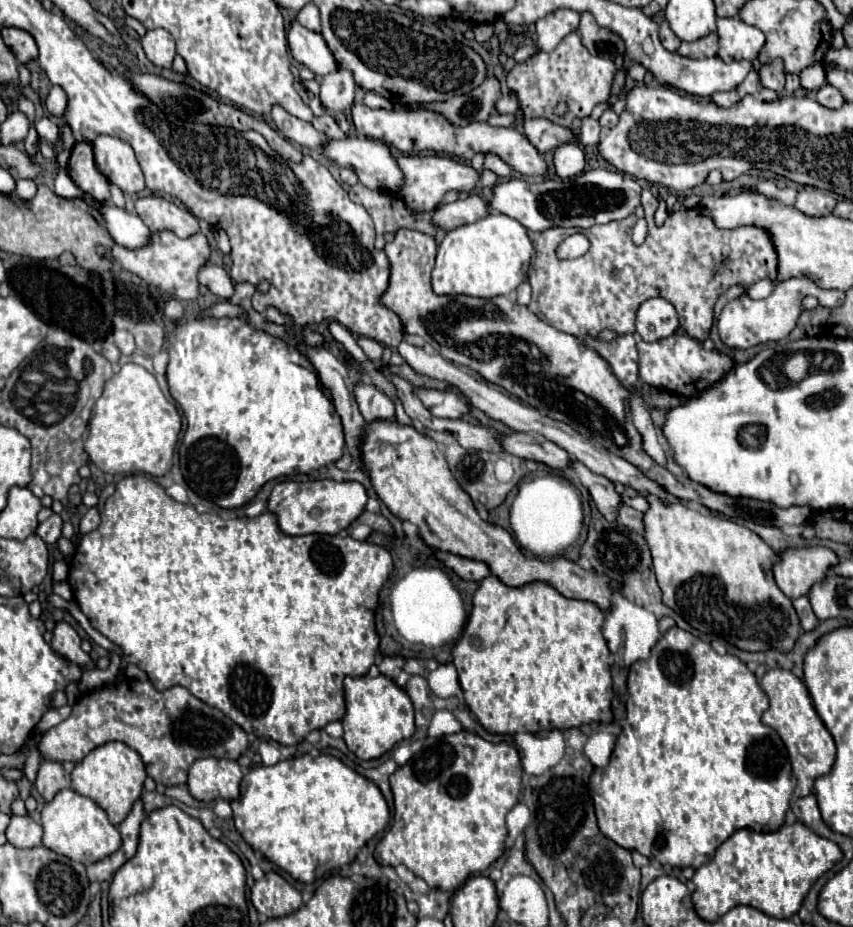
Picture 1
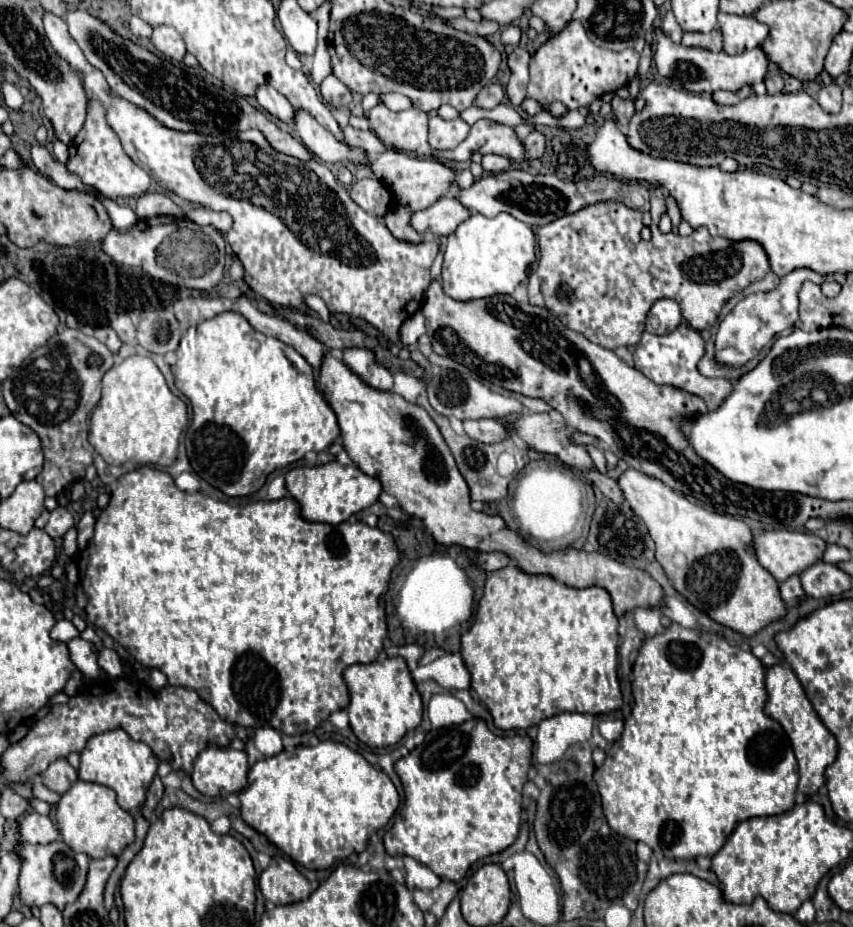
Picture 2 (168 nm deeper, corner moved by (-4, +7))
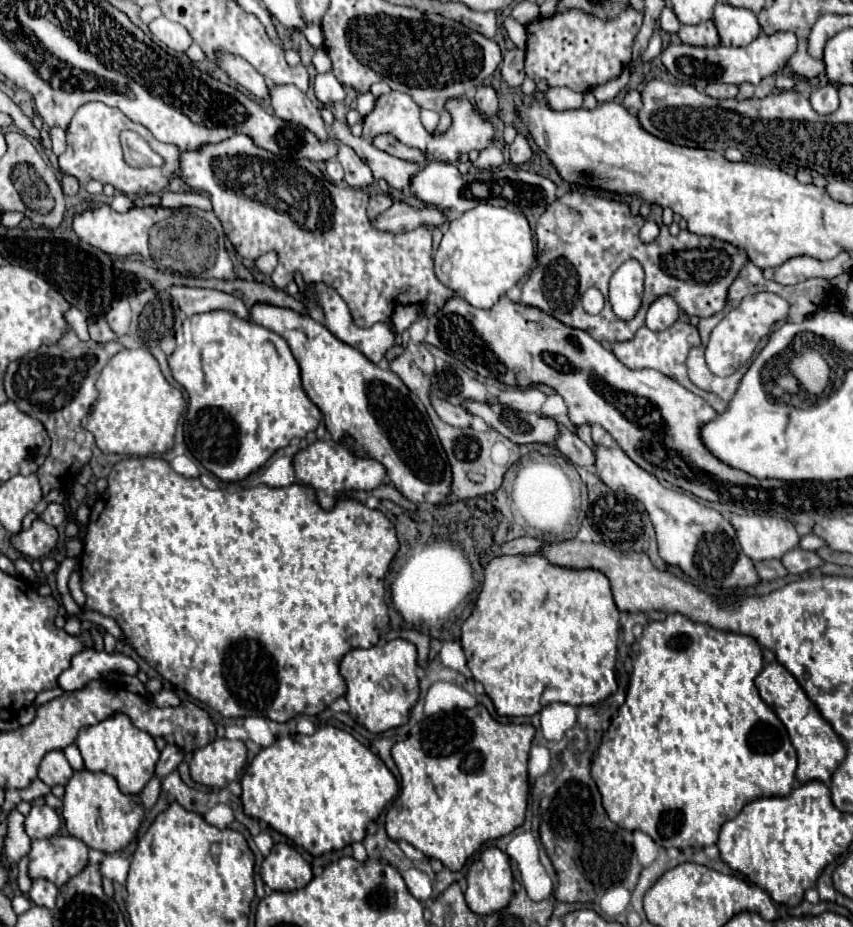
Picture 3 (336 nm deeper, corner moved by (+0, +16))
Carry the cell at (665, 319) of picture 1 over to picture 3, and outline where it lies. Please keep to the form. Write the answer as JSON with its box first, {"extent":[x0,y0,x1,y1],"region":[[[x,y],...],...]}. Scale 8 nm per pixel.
{"extent":[646,296,680,332],"region":[[[660,296],[650,304],[646,312],[646,326],[654,332],[660,332],[672,326],[678,320],[678,316],[680,316],[678,304],[670,296]]]}

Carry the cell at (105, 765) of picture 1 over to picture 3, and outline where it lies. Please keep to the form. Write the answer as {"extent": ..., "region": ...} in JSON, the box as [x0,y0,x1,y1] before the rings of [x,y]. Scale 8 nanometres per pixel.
{"extent":[76,714,160,794],"region":[[[116,714],[90,728],[82,728],[76,746],[84,758],[84,766],[90,772],[106,772],[116,778],[122,794],[140,794],[146,782],[154,776],[154,766],[160,758],[154,738],[148,732],[138,730],[126,714]]]}

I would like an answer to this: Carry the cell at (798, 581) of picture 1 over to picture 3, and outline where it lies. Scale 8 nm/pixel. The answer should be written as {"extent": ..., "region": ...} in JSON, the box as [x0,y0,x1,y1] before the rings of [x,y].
{"extent":[730,516,800,562],"region":[[[730,516],[736,528],[740,546],[754,562],[782,558],[786,552],[798,548],[800,534],[790,520],[774,516]]]}

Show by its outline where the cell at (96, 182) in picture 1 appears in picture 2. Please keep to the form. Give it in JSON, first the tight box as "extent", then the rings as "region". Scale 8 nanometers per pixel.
{"extent":[66,101,150,199],"region":[[[90,101],[86,111],[86,121],[82,131],[70,143],[70,159],[66,163],[70,173],[78,173],[82,183],[94,187],[100,195],[108,199],[116,197],[140,197],[150,187],[150,175],[134,165],[130,157],[124,153],[118,135],[106,123],[106,109],[100,101]]]}

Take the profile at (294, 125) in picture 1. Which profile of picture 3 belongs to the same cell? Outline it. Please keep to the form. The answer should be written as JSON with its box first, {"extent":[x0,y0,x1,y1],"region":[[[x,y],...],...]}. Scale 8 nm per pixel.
{"extent":[222,54,270,100],"region":[[[224,54],[222,56],[222,70],[240,86],[244,86],[248,92],[252,92],[256,98],[268,100],[270,98],[270,90],[268,84],[264,80],[262,74],[258,74],[246,60],[238,58],[238,56],[230,56]]]}

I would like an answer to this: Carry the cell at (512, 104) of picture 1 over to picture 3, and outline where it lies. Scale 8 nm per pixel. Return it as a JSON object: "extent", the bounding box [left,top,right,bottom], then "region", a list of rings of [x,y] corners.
{"extent":[500,48,526,88],"region":[[[520,48],[508,50],[504,54],[500,70],[502,70],[502,78],[506,80],[506,84],[510,88],[518,88],[526,78],[526,74],[524,74],[524,50],[520,50]]]}

